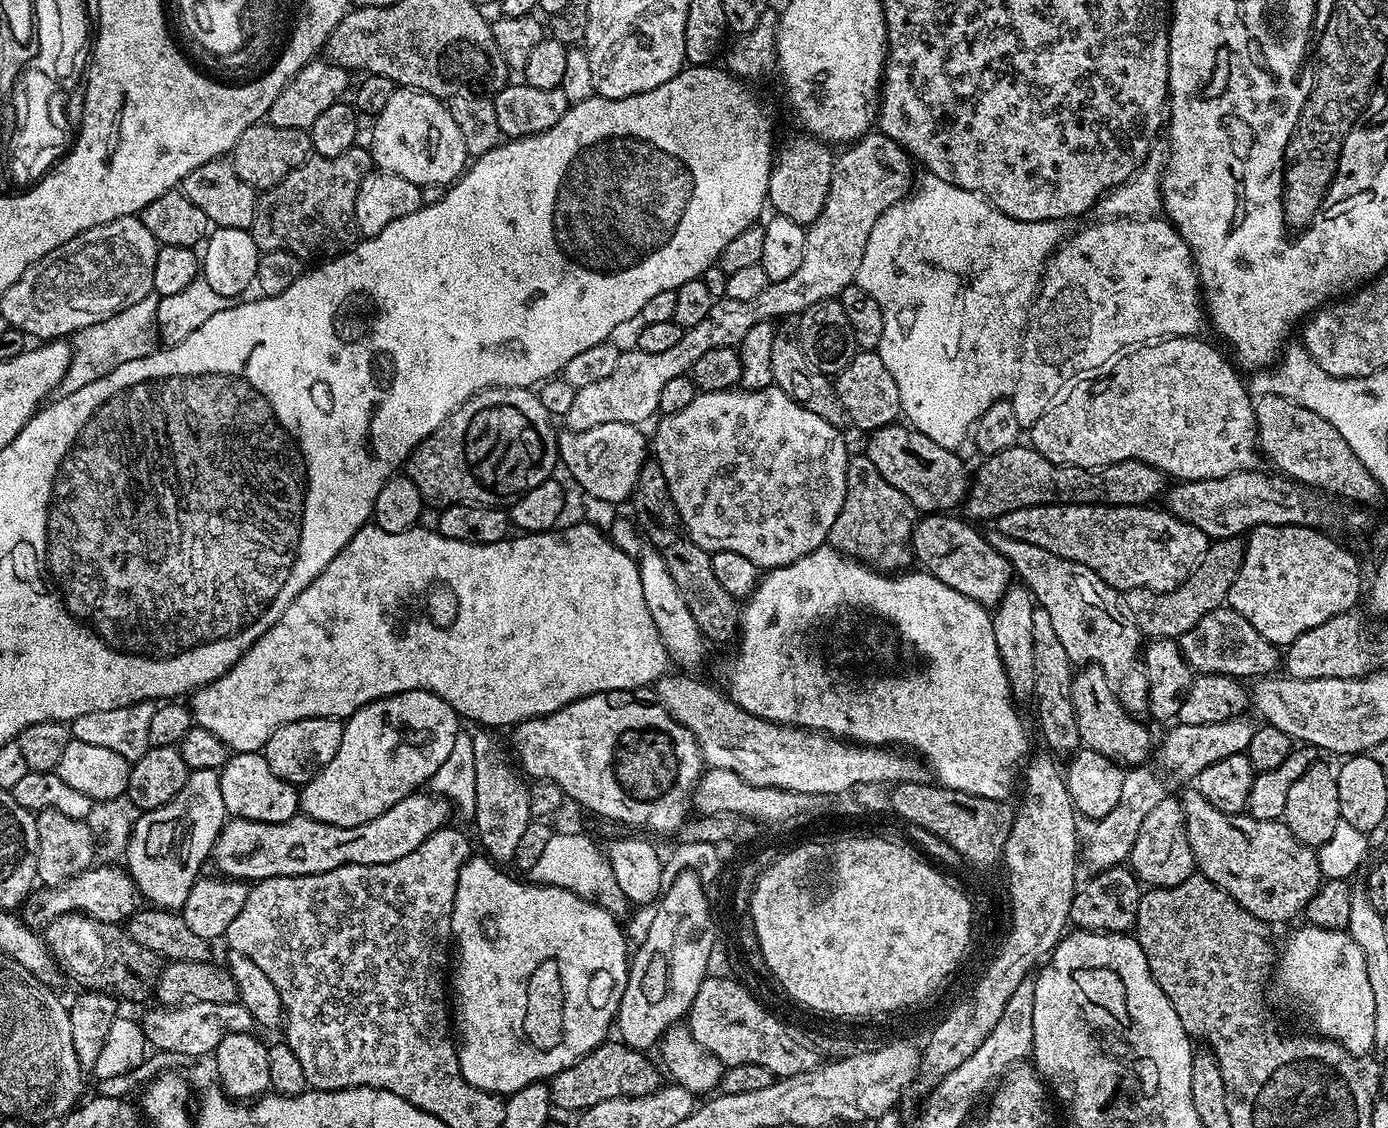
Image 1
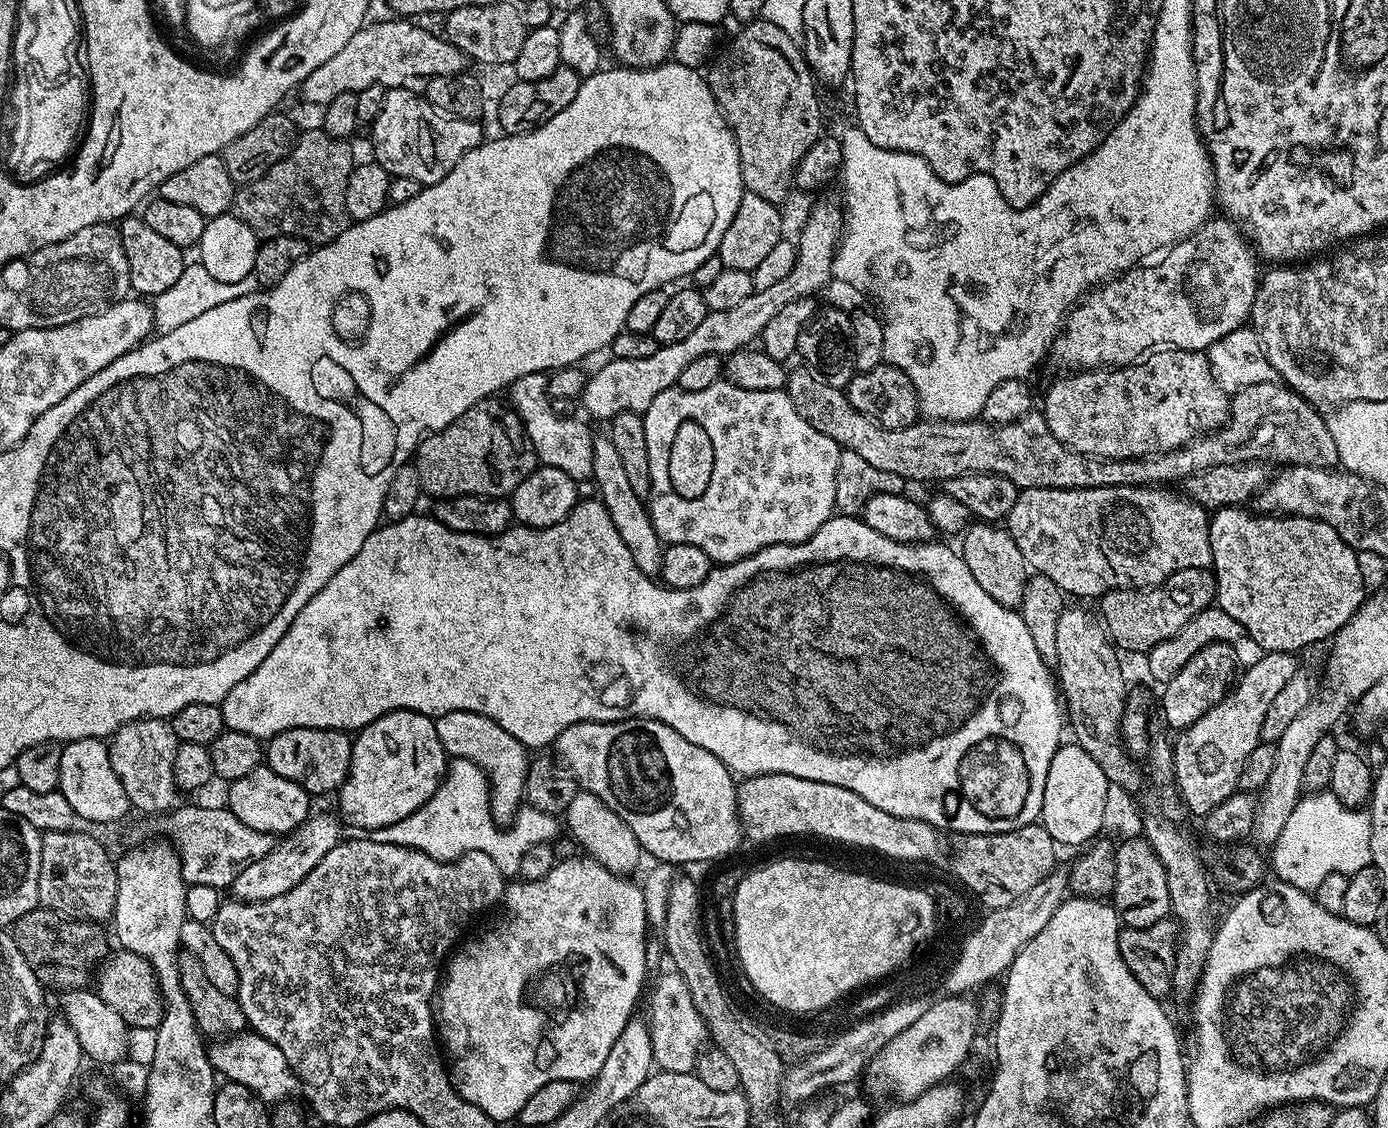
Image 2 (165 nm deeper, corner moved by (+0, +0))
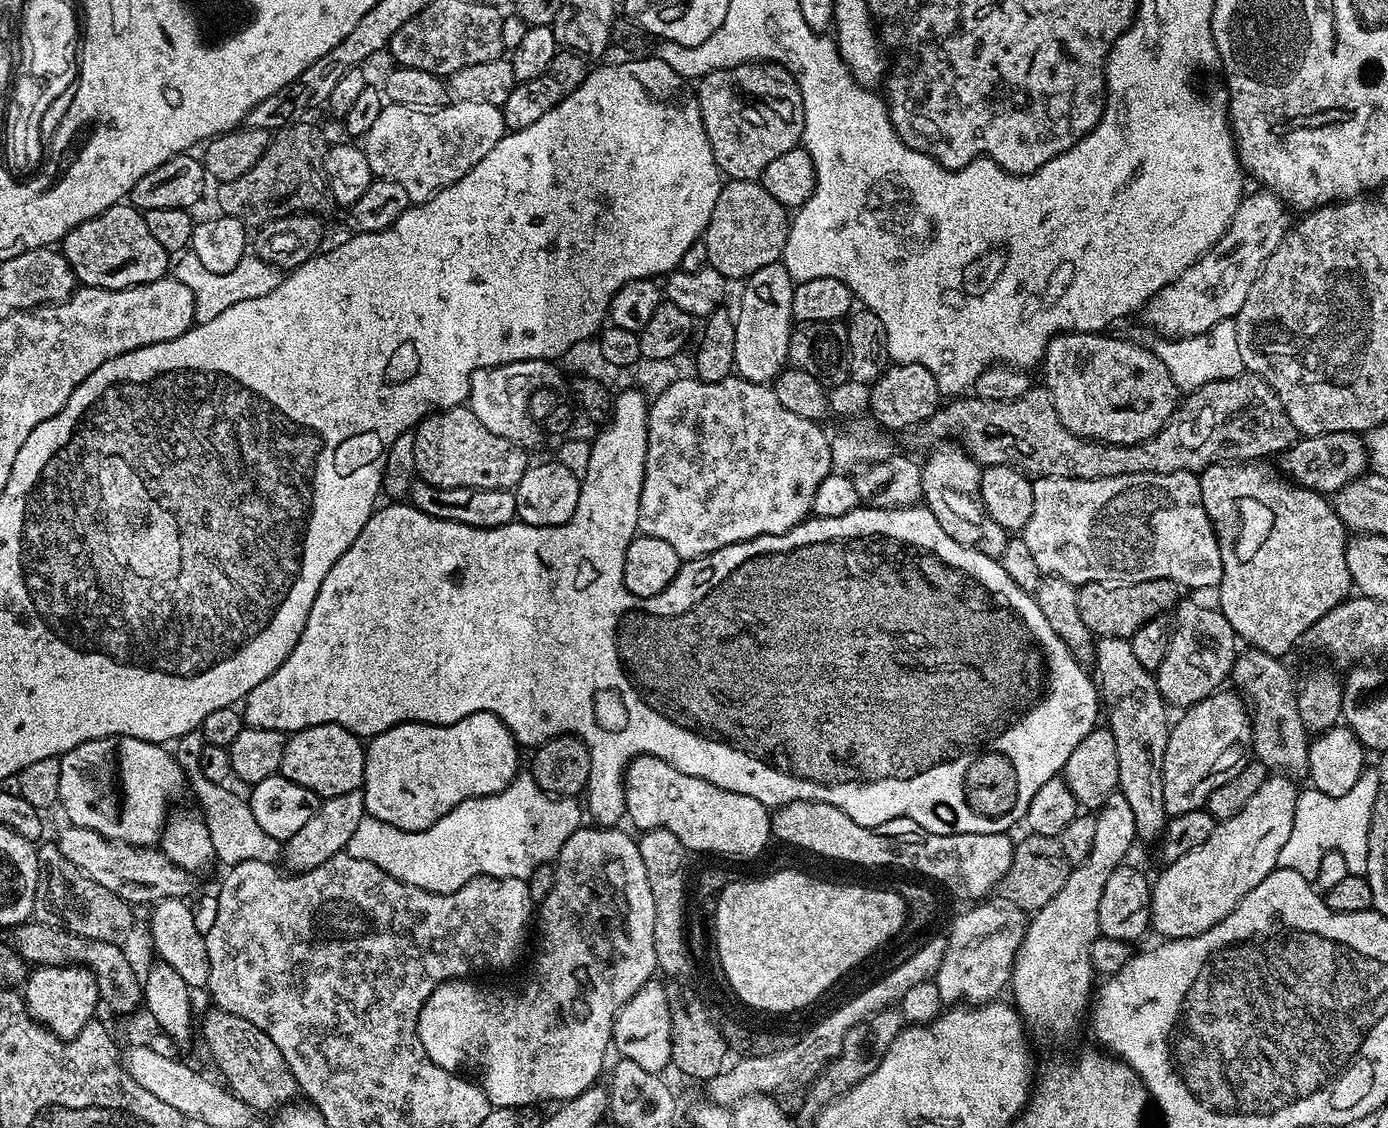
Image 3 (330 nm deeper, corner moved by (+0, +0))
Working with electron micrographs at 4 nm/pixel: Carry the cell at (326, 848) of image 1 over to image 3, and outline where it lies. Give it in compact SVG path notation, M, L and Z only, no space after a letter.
M64 826L58 847L66 859L78 866L78 870L94 878L98 886L106 886L106 890L118 894L118 898L127 904L148 906L164 899L188 898L192 892L193 873L179 868L155 847L118 844L114 840L107 840L105 836L99 836L94 830L75 826Z

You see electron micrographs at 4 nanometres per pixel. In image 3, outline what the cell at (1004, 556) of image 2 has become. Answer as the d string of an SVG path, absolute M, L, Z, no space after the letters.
M937 443L933 447L936 449L929 454L928 461L923 461L923 503L932 511L934 518L938 518L938 526L942 526L942 530L946 530L946 534L950 534L950 538L954 538L954 542L978 550L987 556L999 558L1006 550L1010 534L1002 526L998 526L998 522L994 522L994 518L990 518L990 514L986 510L984 495L980 489L981 465L977 464L963 447L957 446L955 448L952 444L955 443Z

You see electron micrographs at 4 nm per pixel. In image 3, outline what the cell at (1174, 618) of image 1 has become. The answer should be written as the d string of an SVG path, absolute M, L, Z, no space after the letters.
M1151 580L1137 584L1082 584L1076 589L1078 614L1093 637L1117 636L1127 640L1150 618L1171 613L1181 599L1181 589L1173 580Z

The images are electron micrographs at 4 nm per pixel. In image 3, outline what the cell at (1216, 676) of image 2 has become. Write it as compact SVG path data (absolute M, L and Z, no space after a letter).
M1187 598L1181 599L1174 609L1174 627L1168 637L1168 649L1162 658L1162 666L1154 673L1156 685L1162 694L1165 704L1173 709L1191 708L1193 704L1202 702L1221 687L1223 680L1227 681L1232 674L1232 667L1238 655L1238 637L1236 631L1226 622L1219 607L1207 608L1204 604L1195 604Z

